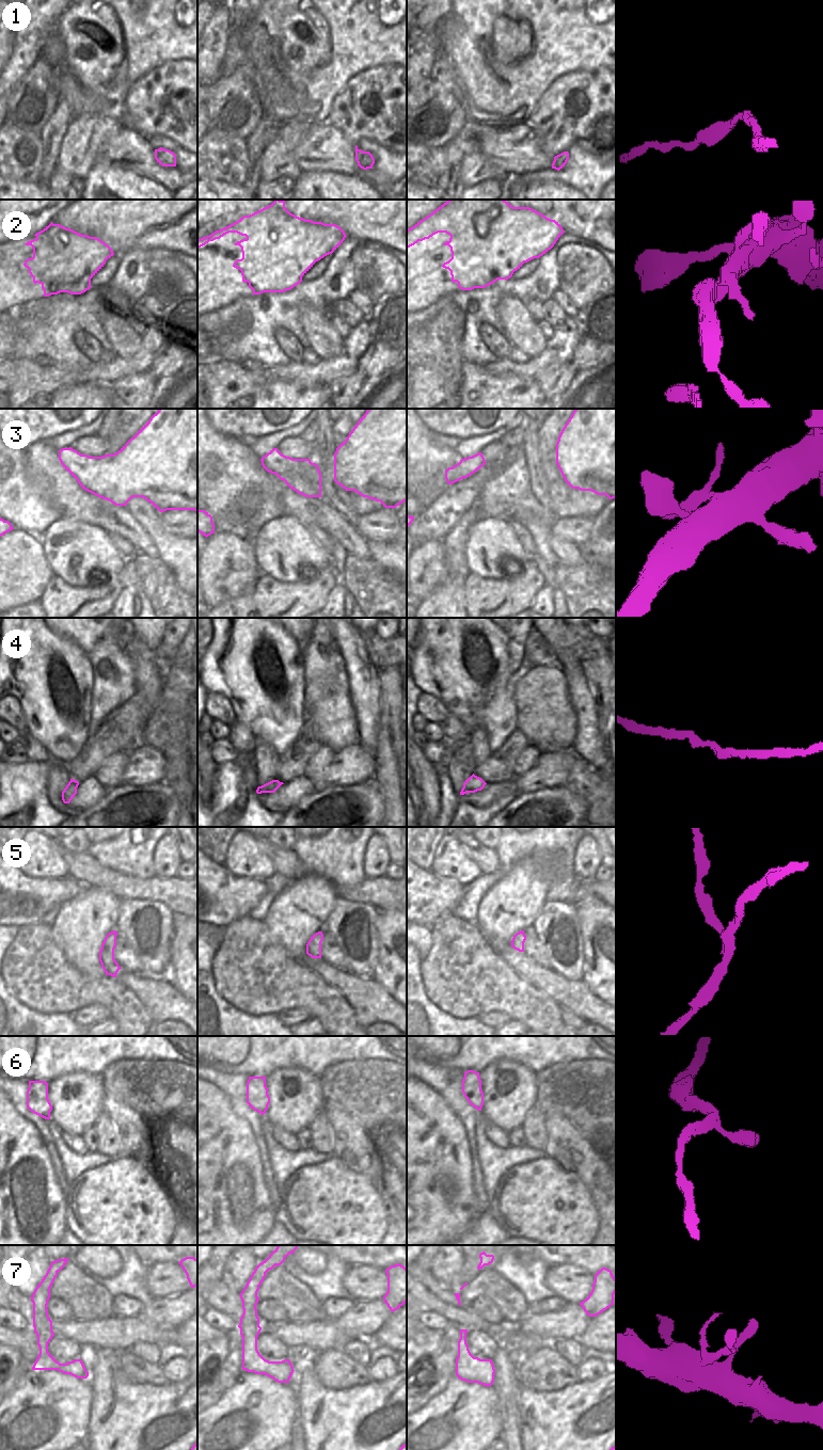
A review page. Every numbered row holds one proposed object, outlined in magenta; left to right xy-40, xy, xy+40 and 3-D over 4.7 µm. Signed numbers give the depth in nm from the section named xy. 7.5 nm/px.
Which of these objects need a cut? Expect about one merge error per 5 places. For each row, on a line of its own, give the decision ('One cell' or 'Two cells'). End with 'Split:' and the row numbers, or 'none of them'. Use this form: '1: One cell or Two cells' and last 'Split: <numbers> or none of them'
1: One cell
2: Two cells
3: One cell
4: One cell
5: One cell
6: One cell
7: One cell
Split: 2.

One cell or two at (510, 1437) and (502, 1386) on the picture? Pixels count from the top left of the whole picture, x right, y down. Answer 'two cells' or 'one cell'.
one cell

